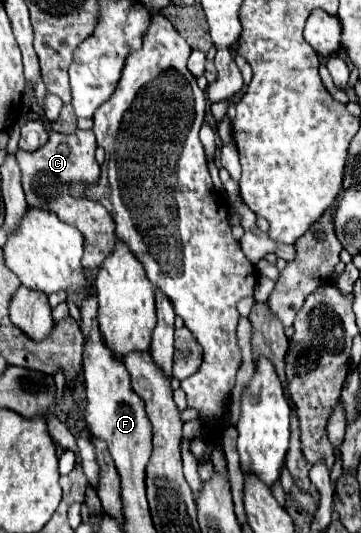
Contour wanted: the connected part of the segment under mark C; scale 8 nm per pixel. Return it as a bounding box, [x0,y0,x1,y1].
[16,130,116,270]

